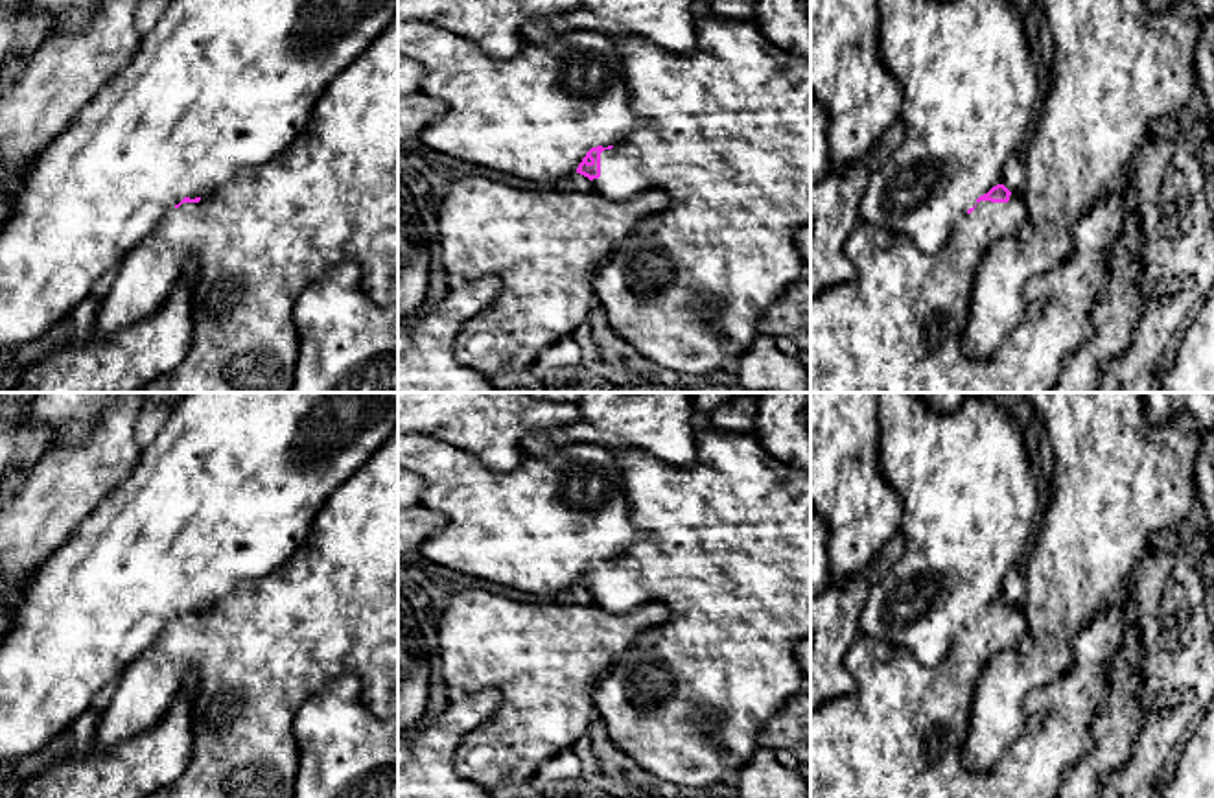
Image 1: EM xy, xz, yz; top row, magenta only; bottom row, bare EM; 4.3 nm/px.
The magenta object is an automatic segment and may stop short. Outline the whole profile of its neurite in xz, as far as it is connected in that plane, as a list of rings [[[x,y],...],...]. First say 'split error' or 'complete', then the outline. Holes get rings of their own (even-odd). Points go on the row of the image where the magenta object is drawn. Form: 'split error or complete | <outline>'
split error | [[[407,20],[398,24],[398,55],[416,61],[424,68],[422,94],[446,105],[446,112],[435,118],[420,133],[418,140],[431,149],[484,170],[536,182],[573,173],[593,181],[601,177],[601,153],[645,127],[645,122],[630,109],[630,94],[617,44],[597,31],[558,33],[545,46],[525,42],[518,55],[501,59],[488,55],[473,41],[431,22]]]

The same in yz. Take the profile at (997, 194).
split error | [[[877,0],[879,50],[903,90],[905,136],[897,151],[871,173],[860,201],[860,221],[905,234],[921,252],[938,256],[958,221],[980,201],[1008,203],[1002,184],[1010,157],[1021,149],[1037,100],[1039,79],[1024,22],[1008,0]]]

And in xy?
split error | [[[169,0],[131,63],[46,147],[0,229],[0,352],[28,345],[92,295],[96,282],[158,221],[245,168],[267,164],[311,122],[313,107],[398,15],[398,0]]]

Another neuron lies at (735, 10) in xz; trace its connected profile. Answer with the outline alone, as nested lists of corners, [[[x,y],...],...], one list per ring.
[[[709,0],[707,9],[735,22],[750,22],[755,17],[757,0]]]

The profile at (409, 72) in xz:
[[[398,55],[398,98],[422,92],[424,68]]]

